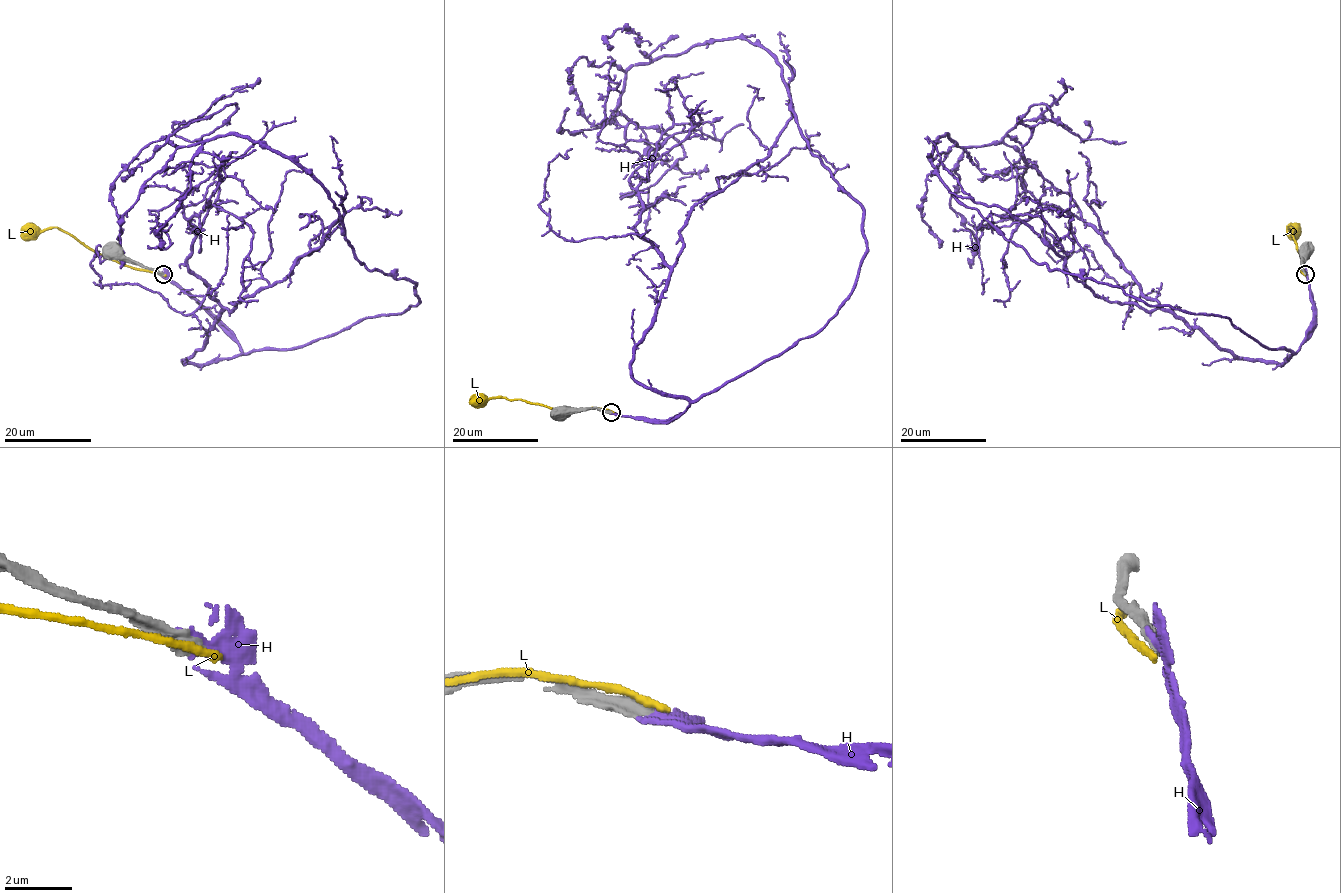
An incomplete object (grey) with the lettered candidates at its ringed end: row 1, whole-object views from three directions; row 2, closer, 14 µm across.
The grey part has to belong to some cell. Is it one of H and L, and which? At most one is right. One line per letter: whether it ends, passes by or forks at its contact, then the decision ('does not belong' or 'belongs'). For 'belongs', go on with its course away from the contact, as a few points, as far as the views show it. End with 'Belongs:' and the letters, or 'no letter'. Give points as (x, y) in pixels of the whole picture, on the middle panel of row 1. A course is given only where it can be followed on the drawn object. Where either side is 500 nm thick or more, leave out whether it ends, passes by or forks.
H: it ends; does not belong
L: it ends; does not belong
Belongs: no letter

